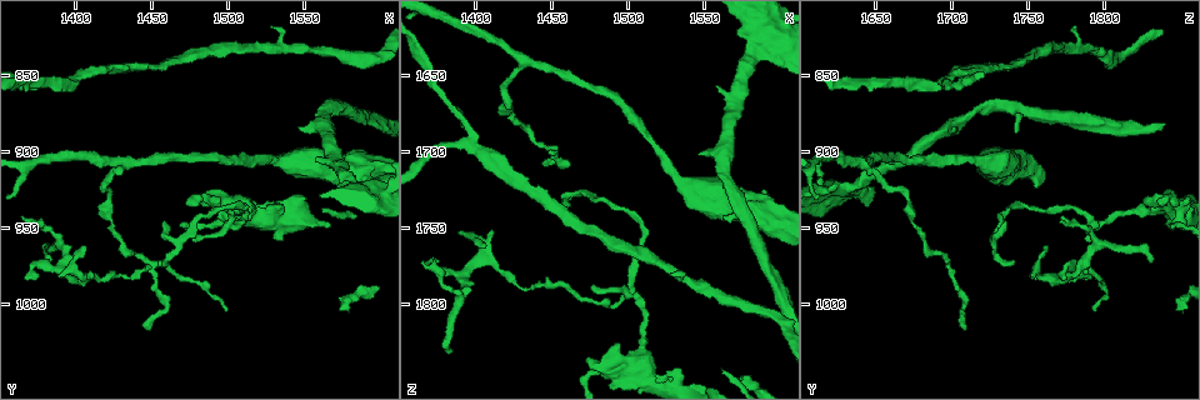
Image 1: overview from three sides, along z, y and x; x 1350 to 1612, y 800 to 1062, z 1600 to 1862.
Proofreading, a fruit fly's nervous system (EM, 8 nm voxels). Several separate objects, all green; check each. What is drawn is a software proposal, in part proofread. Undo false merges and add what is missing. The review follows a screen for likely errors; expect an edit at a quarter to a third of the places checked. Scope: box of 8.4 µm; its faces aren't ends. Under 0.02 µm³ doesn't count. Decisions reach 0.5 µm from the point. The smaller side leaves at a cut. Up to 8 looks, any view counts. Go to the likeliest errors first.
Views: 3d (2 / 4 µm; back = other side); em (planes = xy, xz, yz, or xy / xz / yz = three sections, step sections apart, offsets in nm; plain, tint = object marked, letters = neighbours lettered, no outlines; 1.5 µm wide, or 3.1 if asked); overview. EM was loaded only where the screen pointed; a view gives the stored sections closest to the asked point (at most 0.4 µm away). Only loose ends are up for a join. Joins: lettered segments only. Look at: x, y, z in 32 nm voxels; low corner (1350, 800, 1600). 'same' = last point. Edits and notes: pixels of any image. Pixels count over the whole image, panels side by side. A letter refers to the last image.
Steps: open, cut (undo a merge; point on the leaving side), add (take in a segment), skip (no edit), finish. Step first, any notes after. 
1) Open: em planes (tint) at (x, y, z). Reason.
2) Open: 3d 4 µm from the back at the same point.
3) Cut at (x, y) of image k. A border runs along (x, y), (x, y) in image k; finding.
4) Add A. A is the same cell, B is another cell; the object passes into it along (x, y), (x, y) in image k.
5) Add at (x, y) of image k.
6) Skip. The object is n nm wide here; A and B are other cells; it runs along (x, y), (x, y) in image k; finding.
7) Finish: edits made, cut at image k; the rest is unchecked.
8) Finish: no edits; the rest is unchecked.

Open: 3d 4 µm at (1476, 956, 1788). An open end.

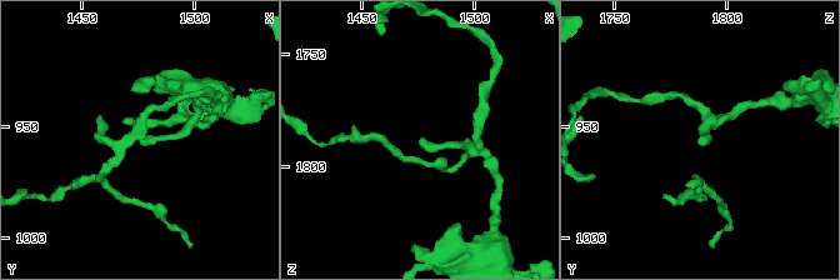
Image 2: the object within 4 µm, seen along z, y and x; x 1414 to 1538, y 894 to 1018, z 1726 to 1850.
Open: em planes (letters) at (1477, 958, 1788). Now the EM.

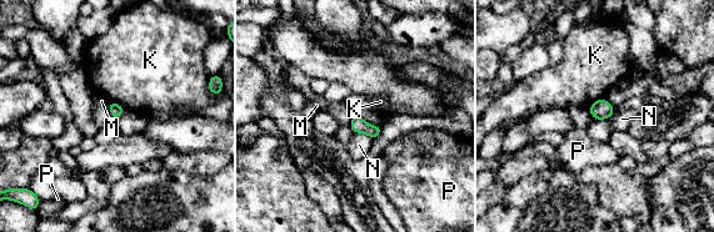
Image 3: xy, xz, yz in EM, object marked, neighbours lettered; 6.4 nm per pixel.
Skip. K, M, N and P are other cells; a border runs along (109, 101), (115, 101), (125, 109) in image 3; no lettered segment goes on from it.

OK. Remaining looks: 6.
Open: 3d 4 µm at (1508, 936, 1842). Sharp bend.

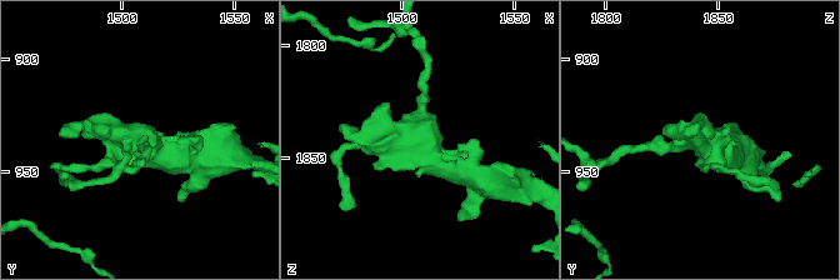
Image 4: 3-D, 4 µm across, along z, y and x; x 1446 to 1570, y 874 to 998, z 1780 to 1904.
Open: em xy step 4 (letters) at (1509, 935, 1842). Shape alone is not enough.

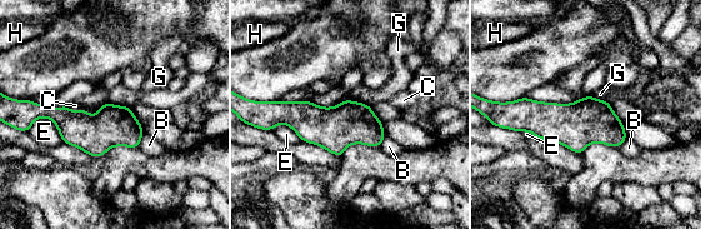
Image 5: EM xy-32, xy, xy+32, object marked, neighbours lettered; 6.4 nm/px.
Open: em xz step 4 (letters) at the same point. Cut it another way.

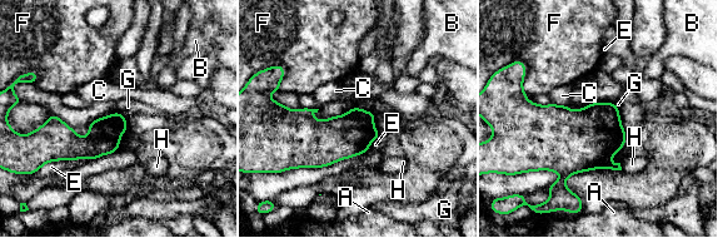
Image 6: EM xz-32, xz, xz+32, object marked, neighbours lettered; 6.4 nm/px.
Skip. The object is 180 nm wide here; A, B, C, E, F, G and H are other cells; a border runs along (90, 159), (49, 160), (39, 169) in image 6; all the same neuron.

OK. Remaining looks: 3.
Open: em planes (letters) at (1446, 1018, 1708). Thin end.

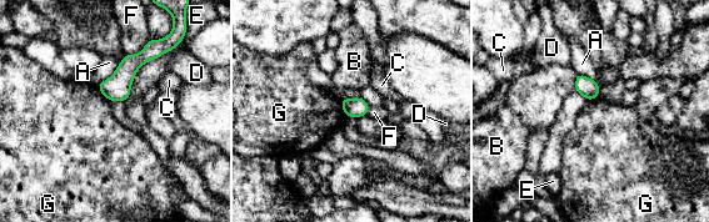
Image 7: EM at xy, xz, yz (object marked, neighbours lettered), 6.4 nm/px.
Skip. A, B, C, D, E, F and G are other cells; a border runs along (339, 99), (346, 116) in image 7; none of them fits.

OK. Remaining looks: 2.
Finish: no edits; the rest is unchecked.

